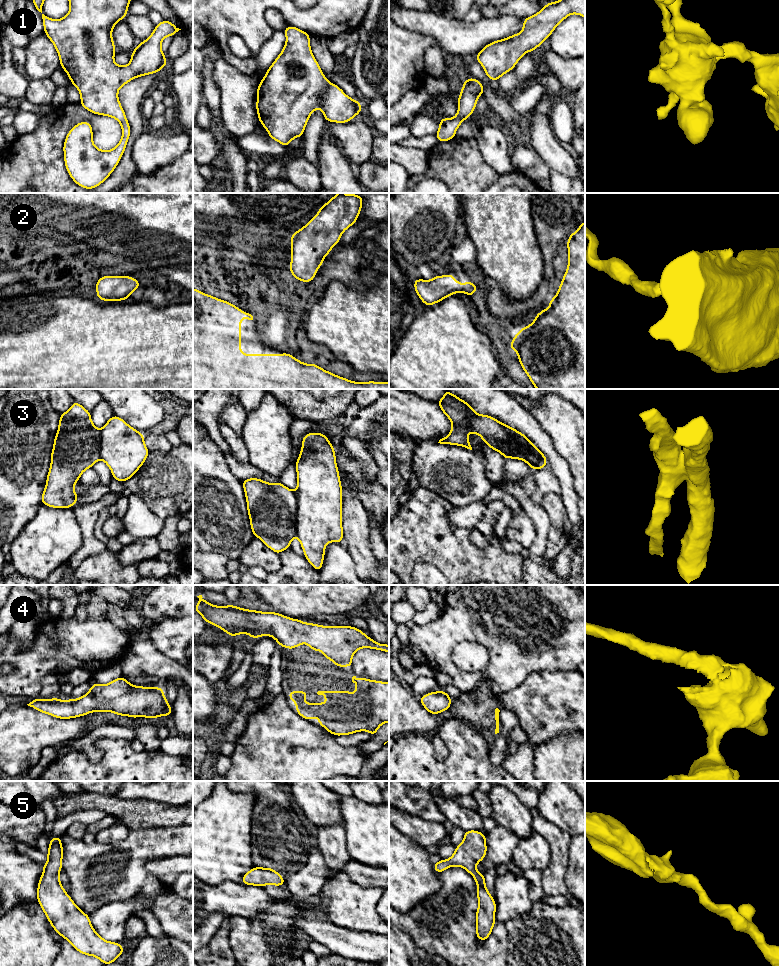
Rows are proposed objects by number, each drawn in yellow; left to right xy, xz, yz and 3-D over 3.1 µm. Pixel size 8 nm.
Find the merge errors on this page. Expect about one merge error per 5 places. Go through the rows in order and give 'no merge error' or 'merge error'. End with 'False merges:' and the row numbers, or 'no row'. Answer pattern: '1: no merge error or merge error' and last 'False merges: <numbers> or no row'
1: no merge error
2: no merge error
3: merge error
4: no merge error
5: no merge error
False merges: 3

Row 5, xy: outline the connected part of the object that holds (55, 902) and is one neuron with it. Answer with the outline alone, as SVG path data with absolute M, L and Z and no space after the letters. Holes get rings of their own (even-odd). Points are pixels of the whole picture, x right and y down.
M52 836L46 853L47 862L37 887L37 901L55 932L81 954L94 956L104 965L114 963L125 951L120 943L104 940L92 927L90 916L77 907L64 890L59 873L62 870L61 837Z

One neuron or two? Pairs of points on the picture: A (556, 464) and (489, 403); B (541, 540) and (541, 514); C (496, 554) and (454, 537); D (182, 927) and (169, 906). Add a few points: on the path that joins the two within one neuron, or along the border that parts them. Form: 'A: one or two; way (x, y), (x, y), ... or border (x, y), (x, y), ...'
A: one; way (545, 445), (519, 418), (508, 411)
B: one; way (541, 534), (541, 520)
C: one; way (486, 554), (471, 554), (464, 547)
D: one; way (182, 922), (172, 911)

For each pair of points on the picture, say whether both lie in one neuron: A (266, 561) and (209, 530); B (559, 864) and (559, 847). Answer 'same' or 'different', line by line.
A: different
B: same

